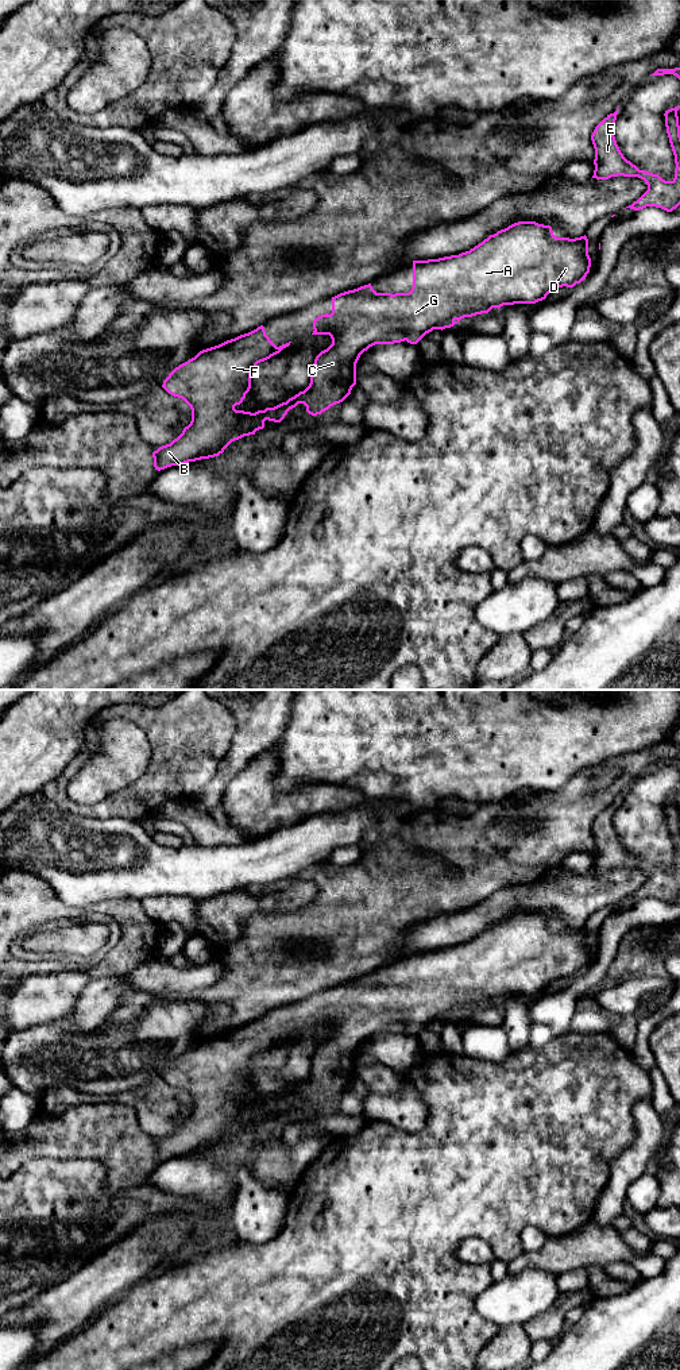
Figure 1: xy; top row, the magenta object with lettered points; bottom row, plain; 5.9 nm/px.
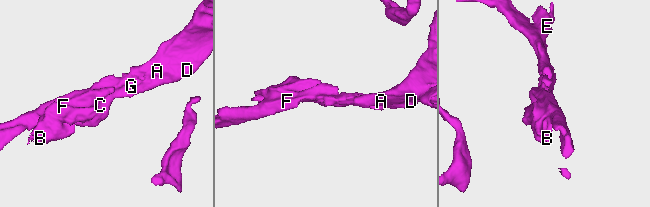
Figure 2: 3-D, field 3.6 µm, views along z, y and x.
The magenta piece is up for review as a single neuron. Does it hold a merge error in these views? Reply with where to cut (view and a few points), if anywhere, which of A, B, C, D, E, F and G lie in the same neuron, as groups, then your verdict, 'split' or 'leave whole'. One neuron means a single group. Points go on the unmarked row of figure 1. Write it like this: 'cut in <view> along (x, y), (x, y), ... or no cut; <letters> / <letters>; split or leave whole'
no cut; A B C D E F G; leave whole

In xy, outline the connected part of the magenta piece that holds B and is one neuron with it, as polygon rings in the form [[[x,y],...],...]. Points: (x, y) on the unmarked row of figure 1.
[[[518,912],[505,921],[490,926],[470,942],[459,946],[438,950],[413,952],[413,976],[409,984],[376,984],[371,975],[348,981],[332,988],[332,1004],[321,1006],[313,1011],[312,1026],[329,1026],[332,1035],[321,1042],[313,1054],[309,1077],[274,1099],[266,1099],[255,1104],[236,1101],[246,1085],[251,1080],[251,1065],[258,1054],[270,1050],[289,1038],[291,1033],[277,1038],[266,1026],[264,1018],[227,1031],[219,1037],[200,1042],[194,1049],[175,1058],[163,1072],[162,1078],[171,1087],[182,1089],[192,1100],[192,1112],[183,1119],[182,1124],[170,1135],[159,1138],[152,1143],[154,1158],[161,1162],[171,1157],[185,1155],[201,1150],[219,1147],[235,1131],[255,1126],[264,1119],[264,1112],[281,1114],[287,1103],[298,1095],[306,1097],[312,1107],[321,1105],[331,1097],[343,1093],[356,1076],[356,1054],[360,1046],[375,1035],[394,1035],[407,1033],[417,1035],[426,1024],[433,1020],[445,1020],[457,1015],[464,1008],[488,1004],[492,999],[514,995],[536,995],[563,977],[573,979],[586,970],[590,964],[591,949],[588,946],[588,930],[580,927],[575,930],[557,929],[550,916],[536,912]]]

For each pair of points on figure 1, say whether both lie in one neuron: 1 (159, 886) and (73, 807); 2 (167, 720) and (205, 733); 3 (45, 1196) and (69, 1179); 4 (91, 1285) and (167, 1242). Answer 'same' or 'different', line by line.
1: different
2: same
3: same
4: same

